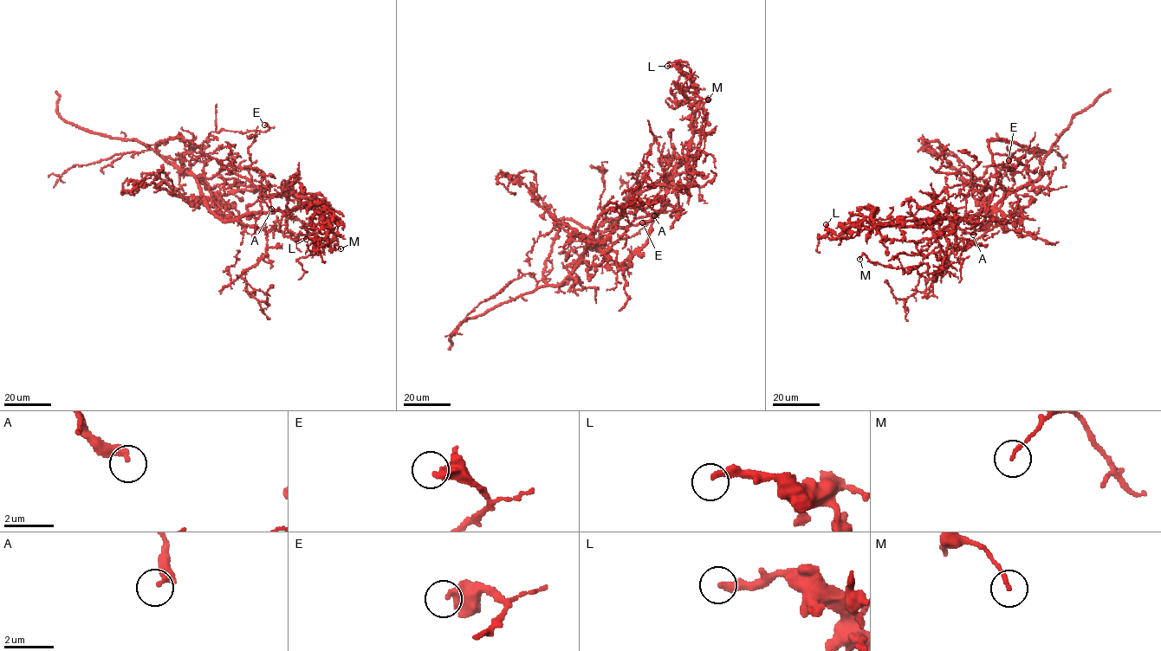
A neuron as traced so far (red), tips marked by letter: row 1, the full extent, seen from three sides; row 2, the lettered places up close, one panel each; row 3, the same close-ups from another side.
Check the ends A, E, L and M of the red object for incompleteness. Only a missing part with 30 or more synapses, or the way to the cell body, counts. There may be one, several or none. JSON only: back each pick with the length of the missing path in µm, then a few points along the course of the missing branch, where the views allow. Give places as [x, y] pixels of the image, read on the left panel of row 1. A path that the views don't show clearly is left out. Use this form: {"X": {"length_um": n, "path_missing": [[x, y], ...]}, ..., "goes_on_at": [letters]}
{"goes_on_at": []}

